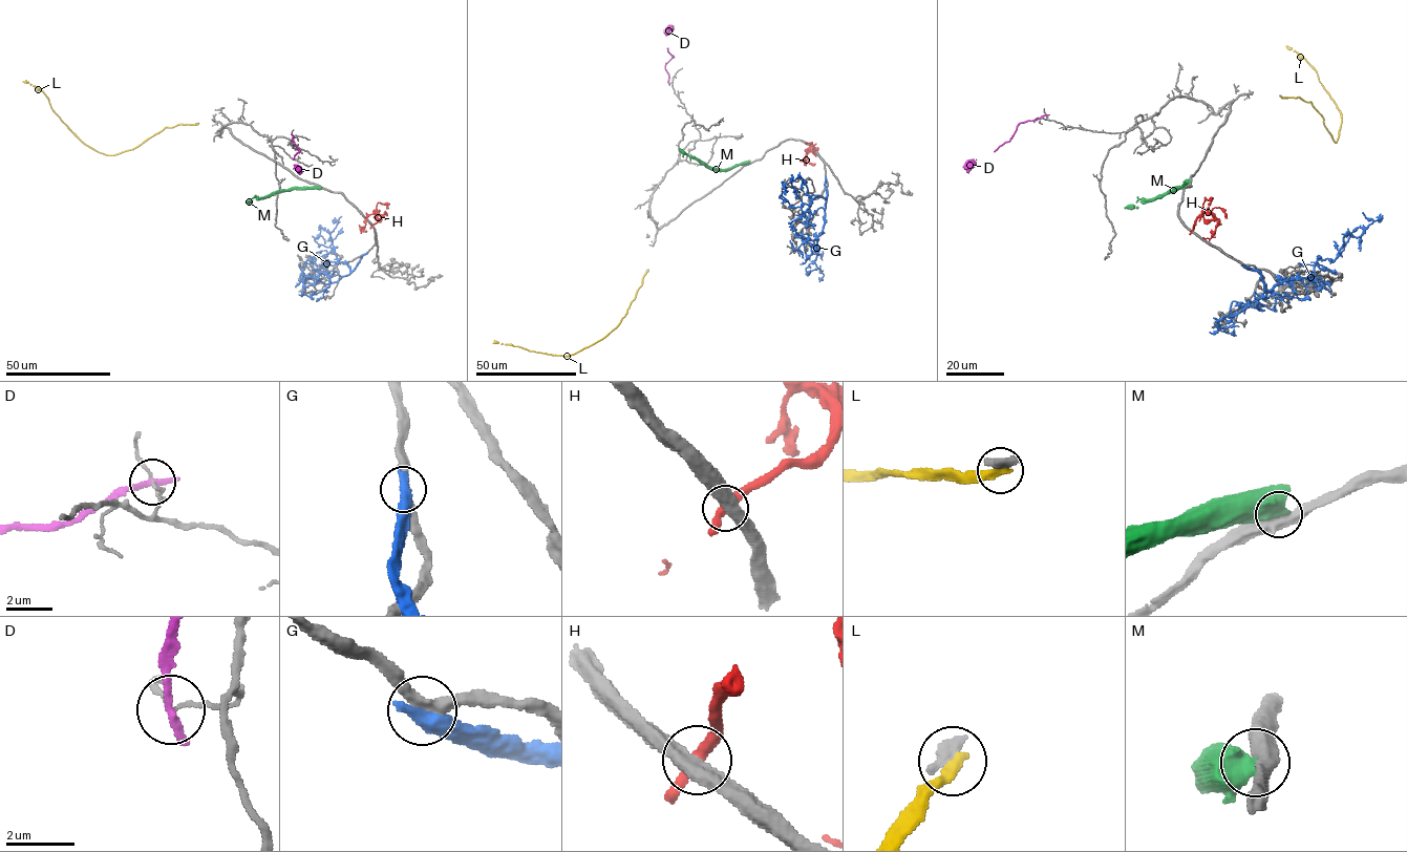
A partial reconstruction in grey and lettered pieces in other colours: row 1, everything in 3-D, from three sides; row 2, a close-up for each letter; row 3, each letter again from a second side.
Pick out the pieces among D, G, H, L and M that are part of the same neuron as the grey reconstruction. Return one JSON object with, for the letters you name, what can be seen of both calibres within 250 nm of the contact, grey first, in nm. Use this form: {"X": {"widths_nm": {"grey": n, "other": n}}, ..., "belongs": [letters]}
{"belongs": []}

